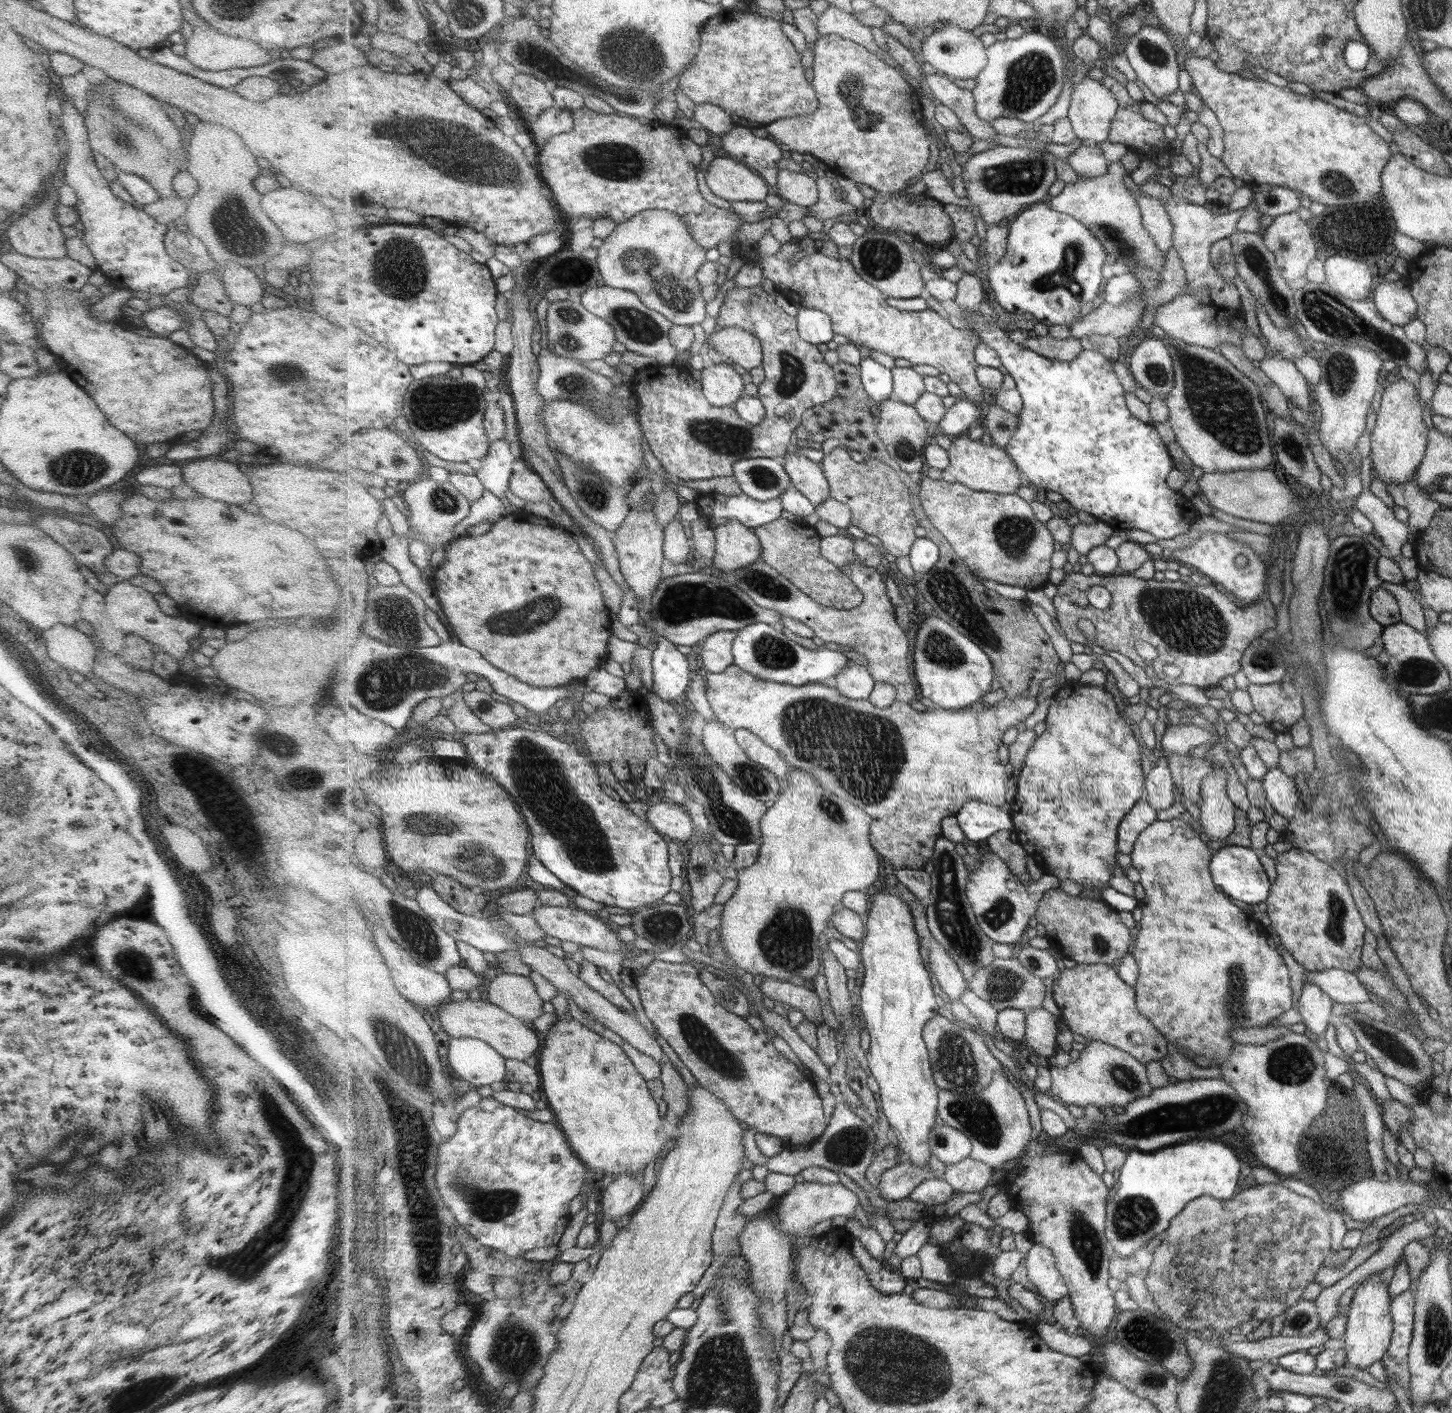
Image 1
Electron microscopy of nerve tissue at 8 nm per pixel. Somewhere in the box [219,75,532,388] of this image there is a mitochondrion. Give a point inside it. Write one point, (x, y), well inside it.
(399, 267)

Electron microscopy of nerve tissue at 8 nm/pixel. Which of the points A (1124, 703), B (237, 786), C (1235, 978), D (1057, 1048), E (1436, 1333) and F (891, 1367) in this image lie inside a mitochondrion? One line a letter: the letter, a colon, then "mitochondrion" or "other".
A: other
B: other
C: mitochondrion
D: other
E: mitochondrion
F: mitochondrion

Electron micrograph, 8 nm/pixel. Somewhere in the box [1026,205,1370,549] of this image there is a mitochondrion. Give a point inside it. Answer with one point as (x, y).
(1217, 400)

